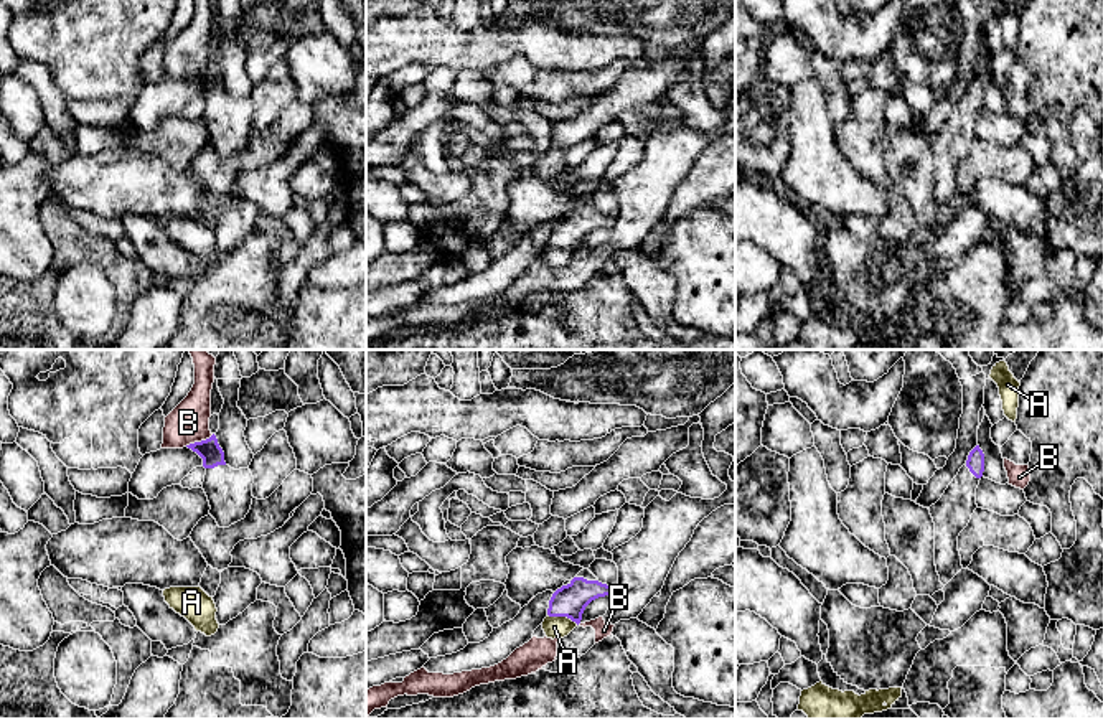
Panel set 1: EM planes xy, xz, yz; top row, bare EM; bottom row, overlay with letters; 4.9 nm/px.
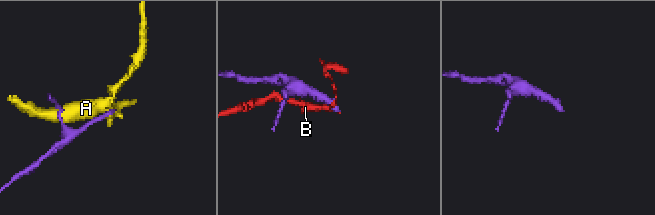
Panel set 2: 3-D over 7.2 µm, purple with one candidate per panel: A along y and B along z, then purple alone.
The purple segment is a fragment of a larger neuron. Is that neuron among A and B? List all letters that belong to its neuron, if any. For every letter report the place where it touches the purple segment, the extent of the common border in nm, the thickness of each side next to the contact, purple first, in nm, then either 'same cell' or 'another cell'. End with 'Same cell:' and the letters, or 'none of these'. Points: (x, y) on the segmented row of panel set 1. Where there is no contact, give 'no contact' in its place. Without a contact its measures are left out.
A: xz (563, 615) | 160 nm | 160/110 nm | another cell
B: xy (198, 442) | 160 nm | 110/200 nm | another cell
Same cell: none of these

